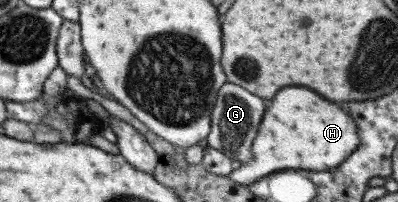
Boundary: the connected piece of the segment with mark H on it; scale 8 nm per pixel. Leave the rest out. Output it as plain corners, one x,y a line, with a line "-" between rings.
288,86
276,92
268,102
258,134
251,144
252,164
236,165
227,174
234,183
251,186
254,181
282,170
310,170
324,172
346,160
346,156
360,144
356,126
348,112
336,104
324,100
312,90
300,86

